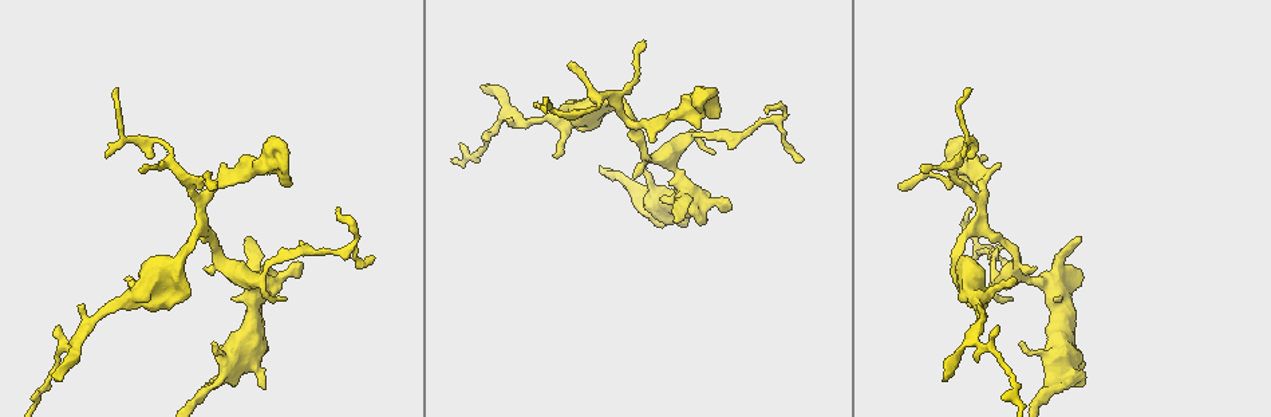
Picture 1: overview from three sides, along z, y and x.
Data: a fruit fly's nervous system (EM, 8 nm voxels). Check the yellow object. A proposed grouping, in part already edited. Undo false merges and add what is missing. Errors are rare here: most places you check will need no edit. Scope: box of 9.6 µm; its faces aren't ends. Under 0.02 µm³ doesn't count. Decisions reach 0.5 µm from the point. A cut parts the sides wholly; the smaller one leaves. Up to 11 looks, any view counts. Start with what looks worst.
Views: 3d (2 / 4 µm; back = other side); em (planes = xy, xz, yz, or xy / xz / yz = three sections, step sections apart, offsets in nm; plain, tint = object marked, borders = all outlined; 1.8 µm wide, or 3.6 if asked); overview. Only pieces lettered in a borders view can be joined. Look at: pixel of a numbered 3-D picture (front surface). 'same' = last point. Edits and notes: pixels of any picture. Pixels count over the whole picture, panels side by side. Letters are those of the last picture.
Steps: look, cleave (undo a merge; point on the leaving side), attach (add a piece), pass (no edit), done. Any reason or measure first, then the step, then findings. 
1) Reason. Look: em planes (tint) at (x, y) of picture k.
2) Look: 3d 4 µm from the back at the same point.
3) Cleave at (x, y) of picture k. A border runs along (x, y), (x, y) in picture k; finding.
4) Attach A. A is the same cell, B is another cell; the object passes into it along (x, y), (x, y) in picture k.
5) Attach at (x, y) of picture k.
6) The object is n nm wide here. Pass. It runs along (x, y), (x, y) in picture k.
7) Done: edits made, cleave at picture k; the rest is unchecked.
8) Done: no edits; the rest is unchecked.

Branch stops here. Look: em planes (borders) at (59, 379) of picture 1.

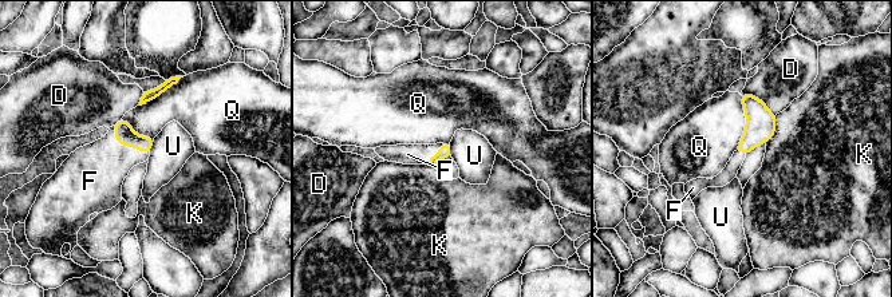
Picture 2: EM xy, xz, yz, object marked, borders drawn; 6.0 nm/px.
Attach F. F is the same cell, D, K, Q and U are other cells; it goes on there.

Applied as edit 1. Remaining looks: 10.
Looks like a crossing. Look: em planes (borders) at (255, 290) of picture 1.

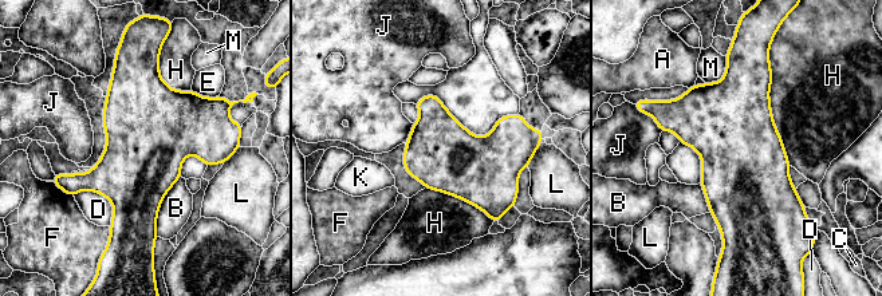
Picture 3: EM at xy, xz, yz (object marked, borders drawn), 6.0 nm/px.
Pass. A, B, C, D, E, F, H, J, K, L and M are other cells; a border runs along (413, 123), (409, 138), (405, 142) in picture 3; all the same cell.

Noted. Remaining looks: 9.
Calibre changes. Look: em 3.6 µm xz step 16 (tint) at (271, 161) of picture 1.

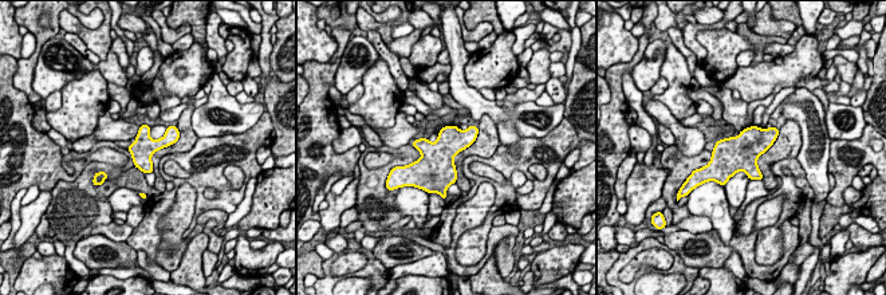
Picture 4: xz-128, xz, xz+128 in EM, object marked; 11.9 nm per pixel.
Cut it another way. Look: em 3.6 µm planes (borders) at the same point.

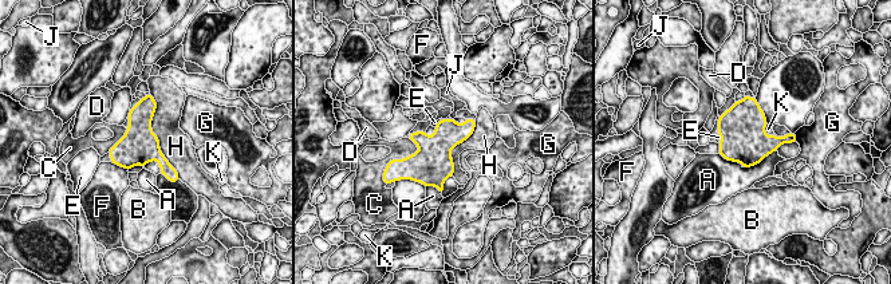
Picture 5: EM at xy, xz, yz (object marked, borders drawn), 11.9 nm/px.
Pass. A, B, C, D, E, F, G, H, J and K are other cells; a border runs along (153, 98), (152, 131), (178, 174) in picture 5; one cell here.

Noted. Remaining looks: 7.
Tapers out. Look: 3d 4 µm at (216, 189) of picture 1.

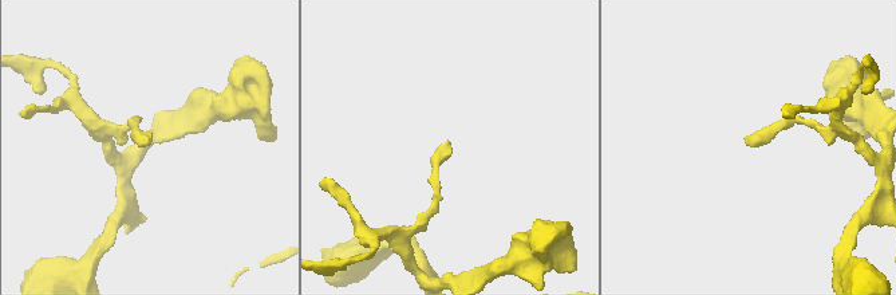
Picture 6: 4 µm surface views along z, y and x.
Now the EM. Look: em planes (borders) at (146, 143) of picture 6.

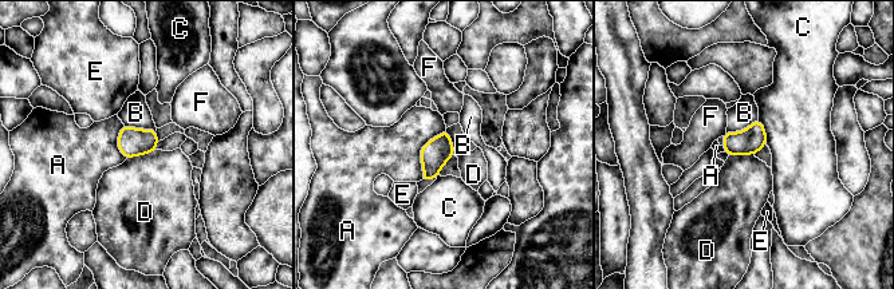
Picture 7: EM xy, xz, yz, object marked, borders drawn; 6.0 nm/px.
Pass. A, B, C, D, E and F are other cells; a border runs along (154, 149), (126, 159) in picture 7; none of them fits.

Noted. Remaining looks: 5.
Done: edits made, attach at picture 2; the rest is unchecked.

